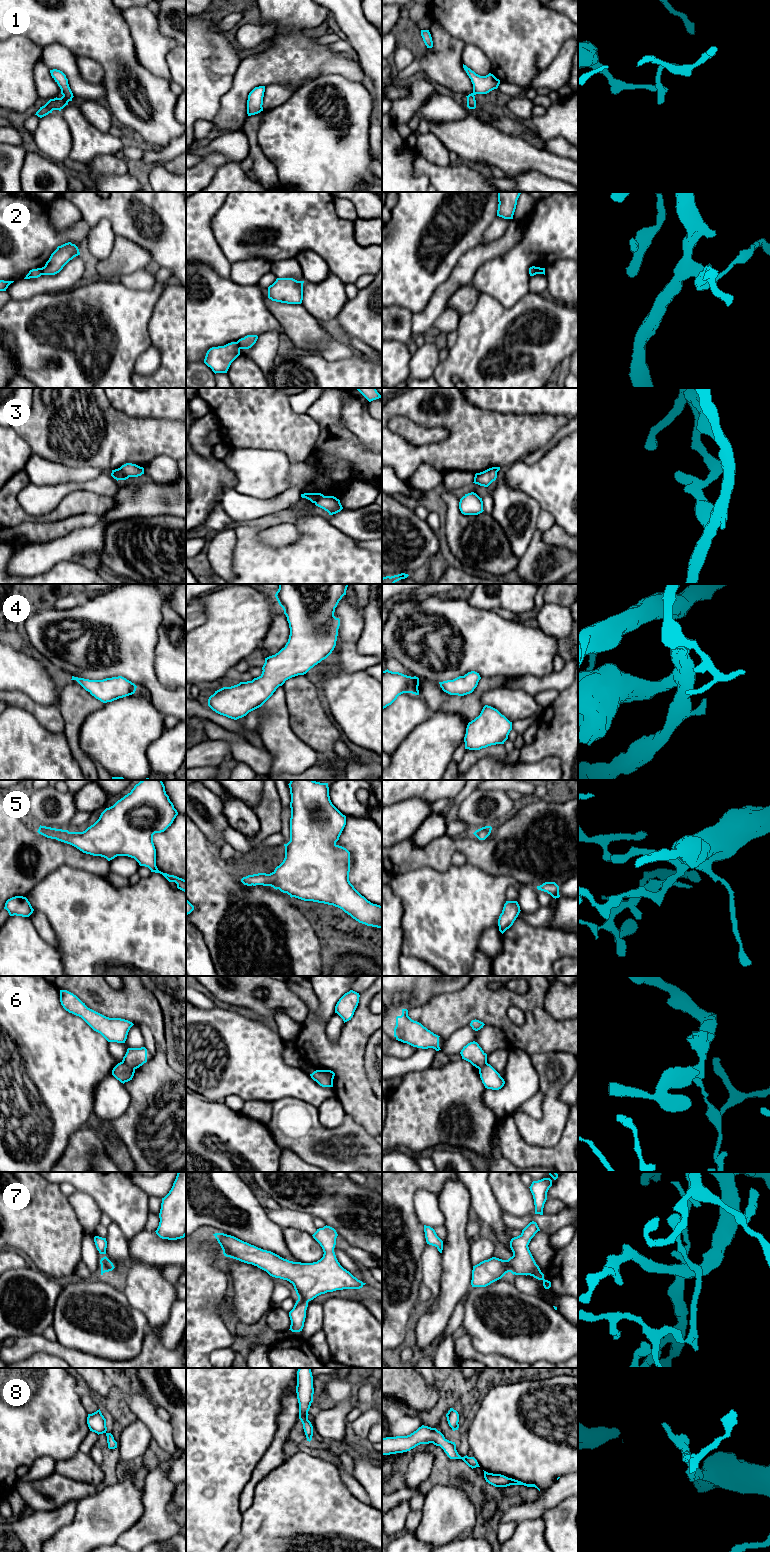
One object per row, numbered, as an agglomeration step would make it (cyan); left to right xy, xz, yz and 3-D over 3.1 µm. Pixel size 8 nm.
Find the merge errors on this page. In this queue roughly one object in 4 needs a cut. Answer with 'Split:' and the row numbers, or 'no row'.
Split: 2, 3, 6

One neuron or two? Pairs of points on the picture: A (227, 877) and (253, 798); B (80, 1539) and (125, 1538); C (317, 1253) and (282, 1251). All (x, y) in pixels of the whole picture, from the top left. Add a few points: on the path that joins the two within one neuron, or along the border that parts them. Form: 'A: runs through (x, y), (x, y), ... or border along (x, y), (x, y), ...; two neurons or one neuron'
A: border along (262, 790), (259, 802), (252, 808); two neurons
B: border along (135, 1522), (115, 1541); two neurons
C: border along (282, 1229), (284, 1242), (289, 1252), (299, 1261); two neurons

